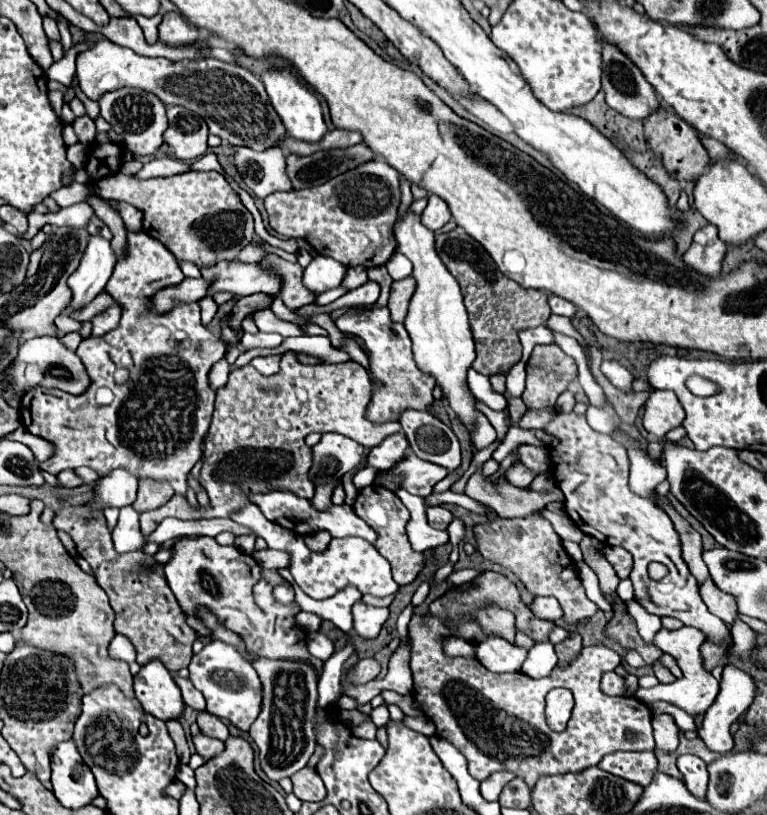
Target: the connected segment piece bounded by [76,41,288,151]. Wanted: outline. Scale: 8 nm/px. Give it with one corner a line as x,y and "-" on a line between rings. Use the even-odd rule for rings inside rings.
96,41
92,45
92,49
80,53
76,57
76,73
78,73
78,81
80,81
80,91
92,99
98,101
104,93
122,89
122,87
138,87
144,91
150,91
154,95
160,97
160,101
164,101
166,105
182,105
186,109
192,109
194,113
198,113
210,127
212,135
218,135
220,139
228,141
234,147
250,147
256,151
264,151
270,147
278,147
278,143
288,137
288,133
284,133
284,125
280,125
280,117
278,113
272,109
272,103
268,101
264,83
246,67
240,67
236,63
224,63
220,59
184,59
184,61
168,61
162,57
142,57
138,53
134,53
132,49
114,45
110,41

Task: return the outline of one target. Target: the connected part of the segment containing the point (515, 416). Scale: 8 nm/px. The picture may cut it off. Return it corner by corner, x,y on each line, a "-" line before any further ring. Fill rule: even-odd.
518,397
518,399
510,399
508,401
508,411
510,411
510,419
512,419
512,423
516,425
520,419
522,419
522,415
526,413
526,405
524,405
524,401

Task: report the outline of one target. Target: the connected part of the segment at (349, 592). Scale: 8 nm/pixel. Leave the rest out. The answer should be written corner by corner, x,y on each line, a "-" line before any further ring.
356,587
342,589
334,597
328,597
322,601
316,601
308,597
306,593
302,593
302,589
296,589
296,603
302,607
302,611
310,611
310,613
320,615
322,619
332,621
346,635
352,635
354,631
352,605
360,599
362,599
362,593

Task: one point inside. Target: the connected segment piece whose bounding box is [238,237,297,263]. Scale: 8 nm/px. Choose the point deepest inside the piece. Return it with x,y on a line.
257,250

